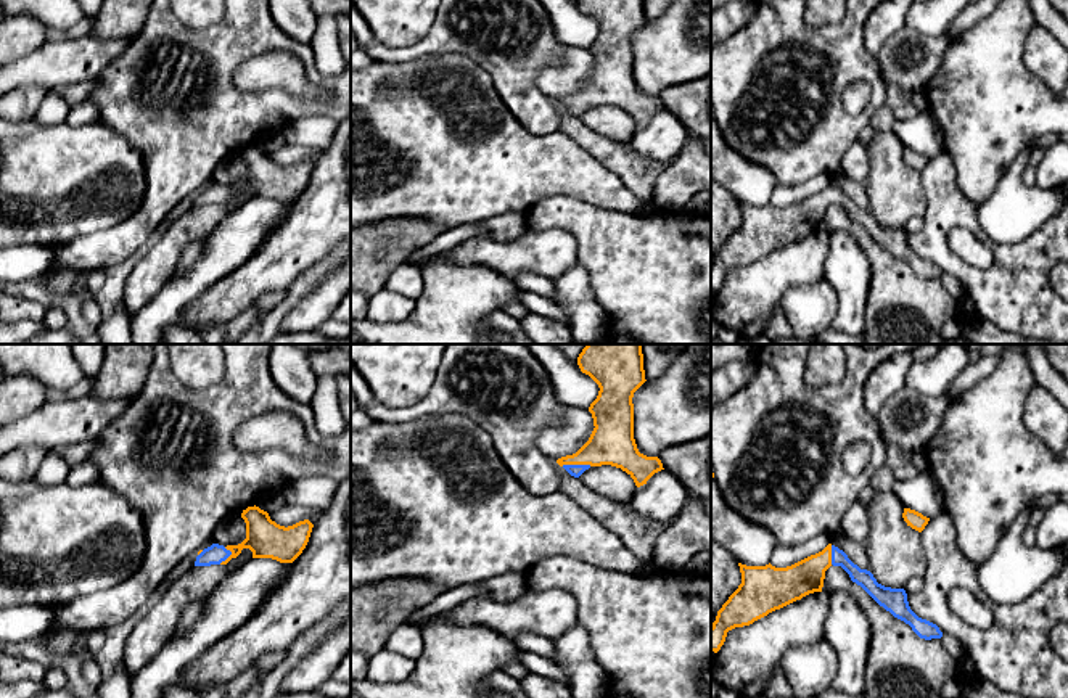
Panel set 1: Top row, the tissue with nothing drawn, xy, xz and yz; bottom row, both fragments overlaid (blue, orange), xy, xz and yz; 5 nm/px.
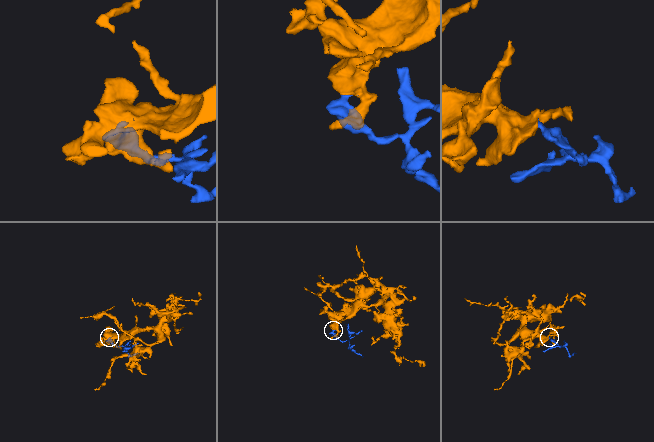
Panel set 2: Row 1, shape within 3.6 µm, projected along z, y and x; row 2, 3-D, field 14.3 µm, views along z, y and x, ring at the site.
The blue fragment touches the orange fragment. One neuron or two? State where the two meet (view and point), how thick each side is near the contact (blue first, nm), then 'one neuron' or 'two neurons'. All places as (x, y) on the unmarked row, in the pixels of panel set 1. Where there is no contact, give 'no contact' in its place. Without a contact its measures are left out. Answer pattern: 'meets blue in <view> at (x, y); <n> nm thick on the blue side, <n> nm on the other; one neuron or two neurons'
meets blue in xz at (576, 105); 60 nm thick on the blue side, 220 nm on the other; one neuron

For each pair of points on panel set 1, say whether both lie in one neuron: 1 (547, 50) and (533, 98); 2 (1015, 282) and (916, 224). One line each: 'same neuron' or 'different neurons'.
1: same neuron
2: different neurons

